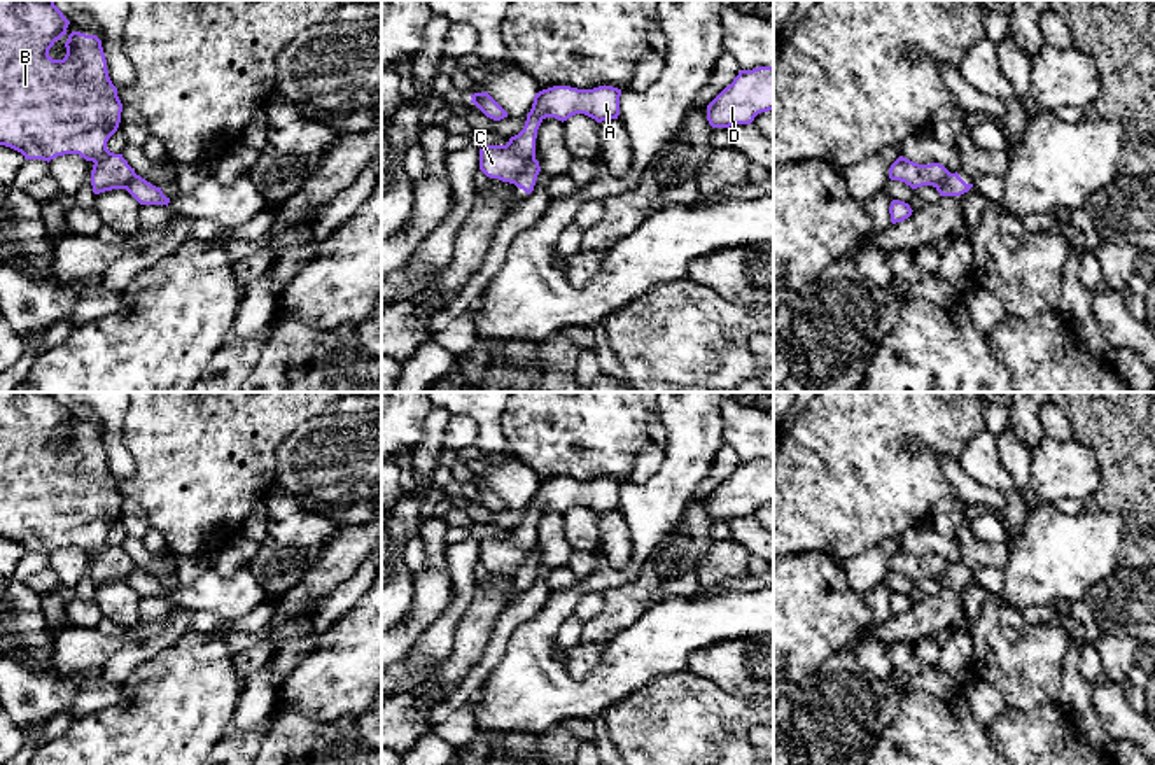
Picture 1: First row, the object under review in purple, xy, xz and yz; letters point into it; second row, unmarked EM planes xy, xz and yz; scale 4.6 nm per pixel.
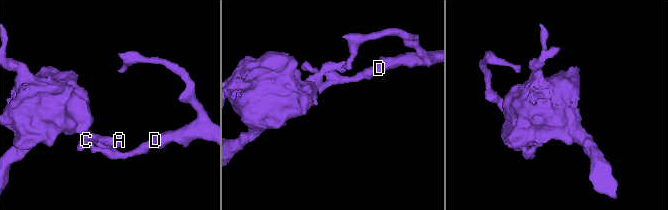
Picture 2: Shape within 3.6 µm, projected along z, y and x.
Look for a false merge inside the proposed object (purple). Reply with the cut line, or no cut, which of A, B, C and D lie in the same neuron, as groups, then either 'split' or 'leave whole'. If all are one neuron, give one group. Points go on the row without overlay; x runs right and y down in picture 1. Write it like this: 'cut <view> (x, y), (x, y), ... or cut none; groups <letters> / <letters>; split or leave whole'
cut xz (534, 550), (515, 576); groups A B C / D; split

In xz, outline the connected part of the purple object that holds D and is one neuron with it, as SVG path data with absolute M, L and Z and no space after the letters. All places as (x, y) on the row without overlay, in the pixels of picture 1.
M774 459L740 462L709 497L707 513L712 520L751 516L761 504L774 502Z

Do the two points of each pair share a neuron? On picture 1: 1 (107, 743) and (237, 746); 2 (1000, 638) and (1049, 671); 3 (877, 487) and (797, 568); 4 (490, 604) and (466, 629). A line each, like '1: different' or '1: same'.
1: different
2: same
3: different
4: same

